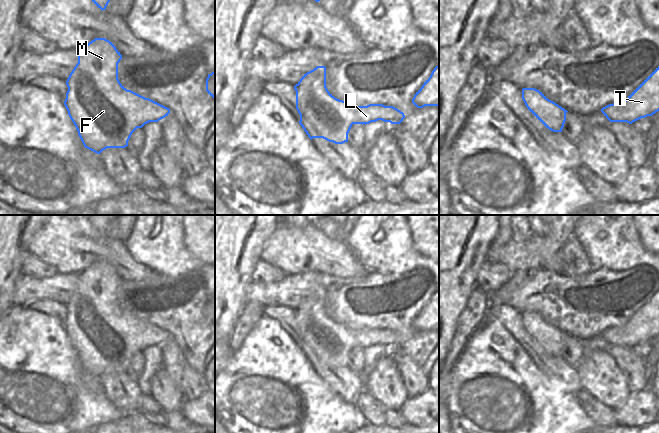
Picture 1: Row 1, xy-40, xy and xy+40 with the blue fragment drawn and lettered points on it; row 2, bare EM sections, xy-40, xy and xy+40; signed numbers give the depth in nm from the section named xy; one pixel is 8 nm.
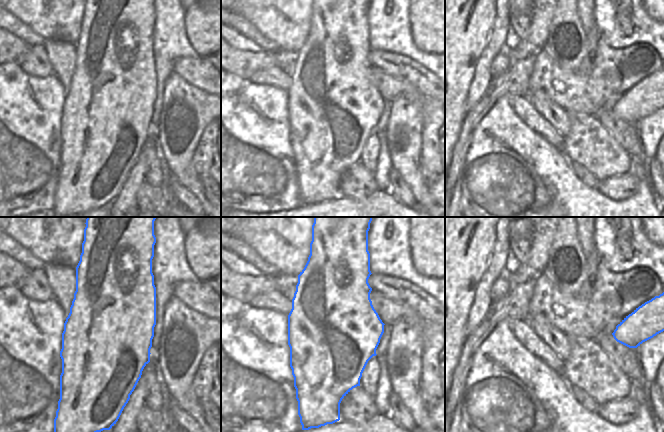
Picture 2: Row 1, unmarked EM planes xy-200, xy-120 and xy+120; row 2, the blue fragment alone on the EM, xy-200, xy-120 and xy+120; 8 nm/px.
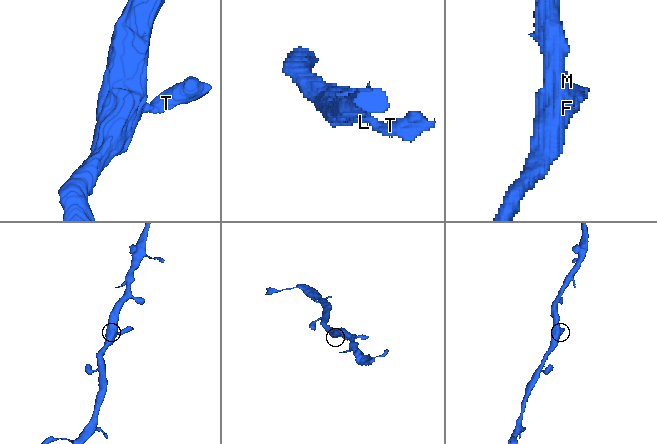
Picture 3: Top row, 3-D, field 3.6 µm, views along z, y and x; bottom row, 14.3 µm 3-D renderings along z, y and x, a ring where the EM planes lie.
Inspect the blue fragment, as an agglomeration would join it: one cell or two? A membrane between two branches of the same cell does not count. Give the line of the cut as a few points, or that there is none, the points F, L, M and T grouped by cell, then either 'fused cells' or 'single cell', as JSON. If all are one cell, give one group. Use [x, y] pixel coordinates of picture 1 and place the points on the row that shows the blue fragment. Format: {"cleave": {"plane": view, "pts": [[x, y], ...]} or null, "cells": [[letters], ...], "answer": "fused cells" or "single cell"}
{"cleave": null, "cells": [["F", "L", "M", "T"]], "answer": "single cell"}

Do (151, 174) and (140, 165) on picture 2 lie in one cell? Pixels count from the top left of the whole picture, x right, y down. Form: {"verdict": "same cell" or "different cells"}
{"verdict": "different cells"}

